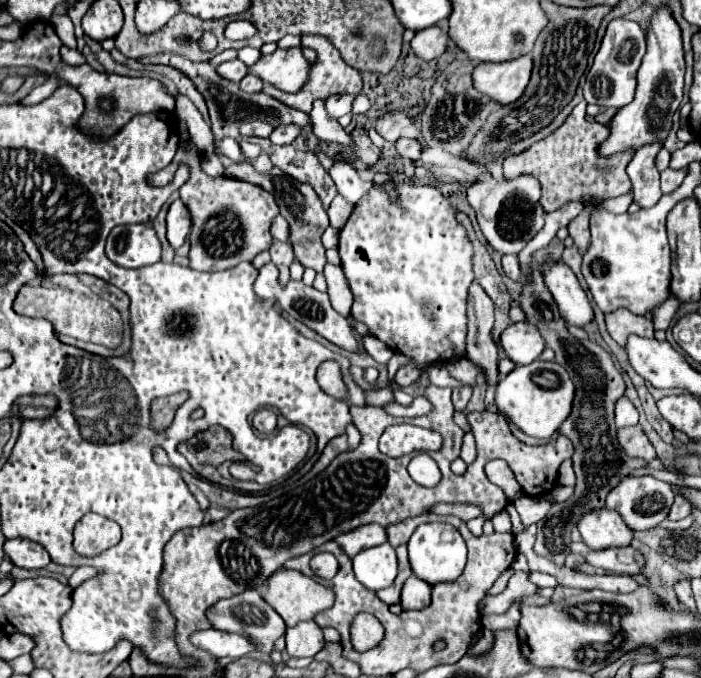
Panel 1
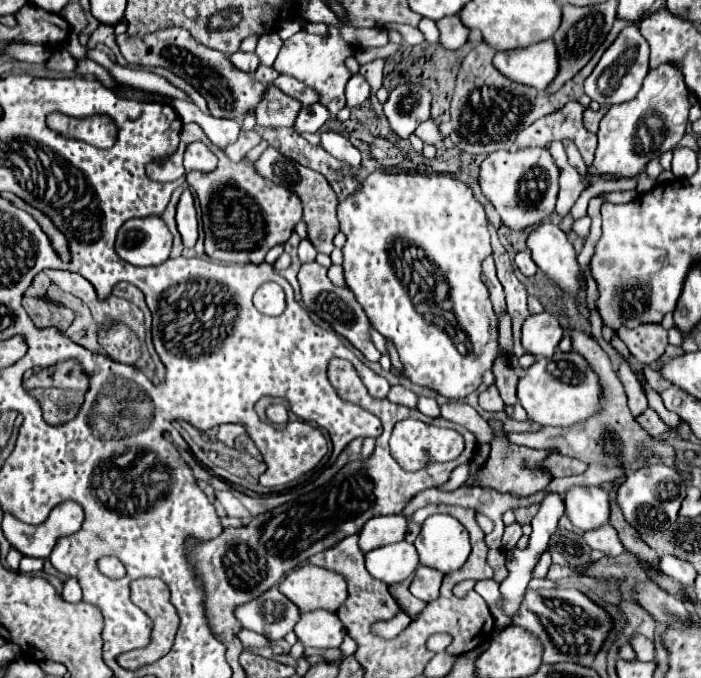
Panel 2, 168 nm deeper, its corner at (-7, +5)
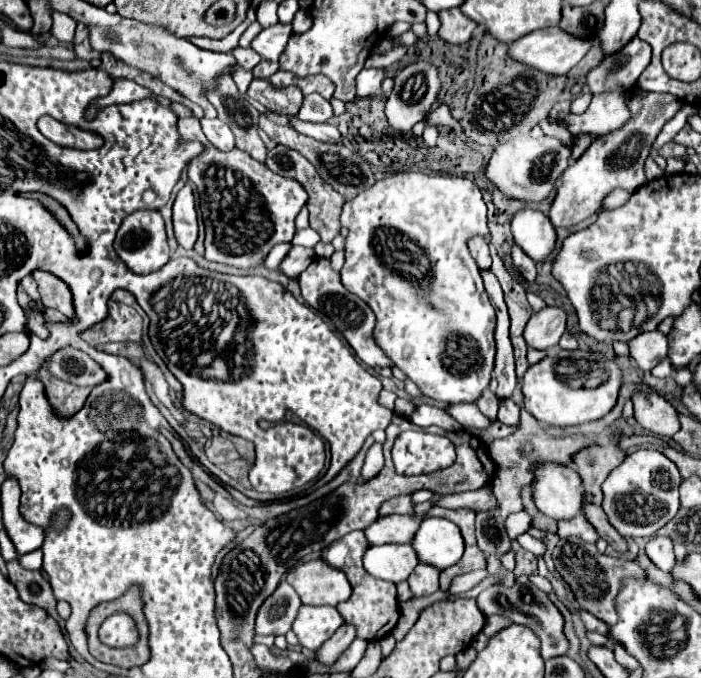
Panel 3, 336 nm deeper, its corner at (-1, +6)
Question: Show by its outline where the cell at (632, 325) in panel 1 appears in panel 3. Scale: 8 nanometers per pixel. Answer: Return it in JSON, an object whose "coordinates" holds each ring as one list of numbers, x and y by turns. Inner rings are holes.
{"coordinates":[[653,330,649,334,637,334,633,342,627,342,629,356,637,362,641,370,653,370,655,364,663,360,667,354,667,336,659,330]]}

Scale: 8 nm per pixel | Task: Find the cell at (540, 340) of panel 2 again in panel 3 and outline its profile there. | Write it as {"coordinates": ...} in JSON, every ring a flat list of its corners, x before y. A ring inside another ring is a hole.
{"coordinates":[[545,306,543,310,535,312,529,318,525,326,525,334,523,334,527,346,535,350,547,350,555,346,561,334,565,332,565,322,567,322,567,316,559,308]]}

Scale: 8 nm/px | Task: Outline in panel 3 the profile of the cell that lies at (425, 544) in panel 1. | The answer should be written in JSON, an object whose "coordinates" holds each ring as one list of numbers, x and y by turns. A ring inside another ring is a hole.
{"coordinates":[[425,518,411,542,419,560,445,570,463,556,463,538,459,528,445,518]]}

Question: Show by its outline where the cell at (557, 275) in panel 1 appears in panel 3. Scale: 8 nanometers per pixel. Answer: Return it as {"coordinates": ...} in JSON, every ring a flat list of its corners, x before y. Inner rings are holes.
{"coordinates":[[521,210,511,222,515,244,535,262,547,260,557,242,557,234,549,218,539,210]]}

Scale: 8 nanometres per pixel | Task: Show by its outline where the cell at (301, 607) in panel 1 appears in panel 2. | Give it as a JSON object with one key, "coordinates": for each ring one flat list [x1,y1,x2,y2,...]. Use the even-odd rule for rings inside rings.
{"coordinates":[[308,562,282,579,279,589,283,589,301,613,313,609,337,611,347,599,347,581,343,575]]}

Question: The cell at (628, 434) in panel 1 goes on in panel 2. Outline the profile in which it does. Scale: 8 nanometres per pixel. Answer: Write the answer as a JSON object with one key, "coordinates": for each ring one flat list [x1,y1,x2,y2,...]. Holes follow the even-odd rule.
{"coordinates":[[651,407,637,417,637,423,639,423,651,437,661,437,663,433,671,431,671,427,669,427]]}

